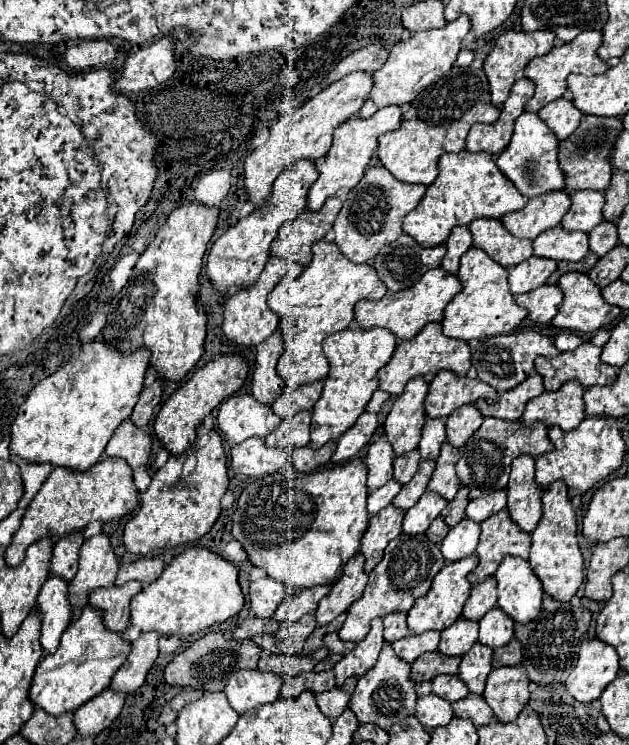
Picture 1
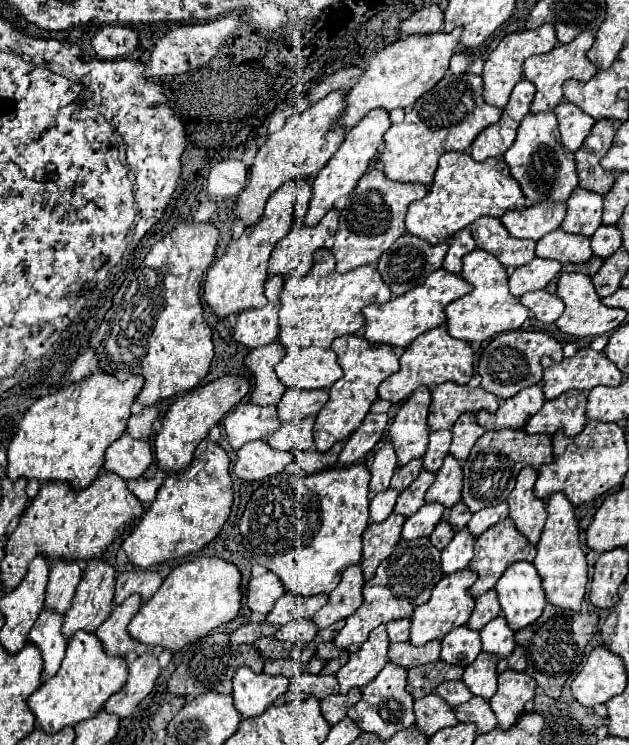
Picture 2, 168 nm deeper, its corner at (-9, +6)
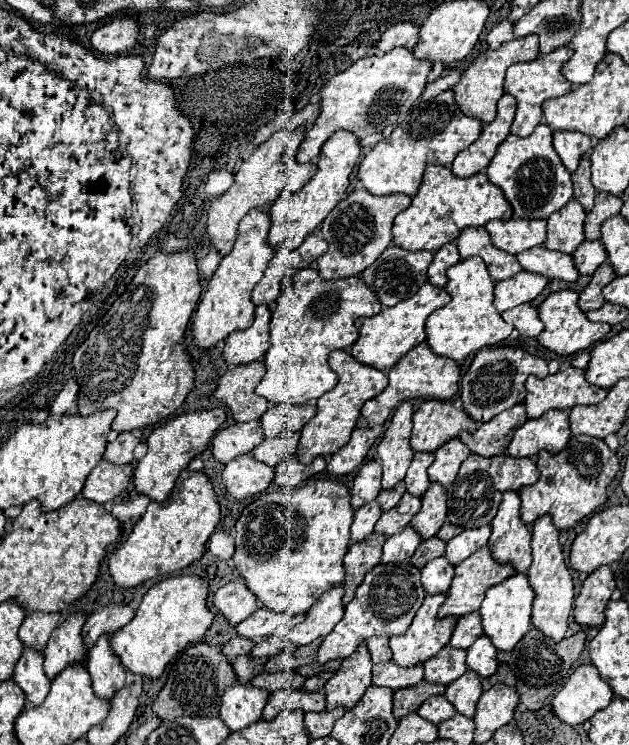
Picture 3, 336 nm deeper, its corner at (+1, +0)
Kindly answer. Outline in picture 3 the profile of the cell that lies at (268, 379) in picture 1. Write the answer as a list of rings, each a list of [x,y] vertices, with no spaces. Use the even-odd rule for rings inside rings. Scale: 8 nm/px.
[[[248,362],[230,366],[226,374],[220,378],[218,388],[214,390],[214,398],[224,402],[236,422],[260,420],[268,408],[268,400],[260,398],[254,388],[264,378],[266,366],[264,362]]]

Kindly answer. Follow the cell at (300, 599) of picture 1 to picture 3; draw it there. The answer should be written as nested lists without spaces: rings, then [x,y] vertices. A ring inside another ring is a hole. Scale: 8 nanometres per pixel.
[[[266,606],[258,608],[250,618],[246,618],[244,622],[240,622],[236,626],[236,632],[240,636],[246,638],[258,638],[258,636],[270,636],[278,626],[294,626],[298,622],[302,622],[306,616],[298,614],[298,616],[288,616],[288,614],[278,614],[268,610]]]

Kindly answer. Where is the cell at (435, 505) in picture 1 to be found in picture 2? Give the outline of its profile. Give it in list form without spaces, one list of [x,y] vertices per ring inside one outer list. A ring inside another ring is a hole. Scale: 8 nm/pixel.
[[[424,504],[416,514],[406,518],[404,528],[402,528],[402,538],[404,540],[416,540],[422,536],[430,536],[436,524],[440,522],[444,514],[444,508],[440,504]]]

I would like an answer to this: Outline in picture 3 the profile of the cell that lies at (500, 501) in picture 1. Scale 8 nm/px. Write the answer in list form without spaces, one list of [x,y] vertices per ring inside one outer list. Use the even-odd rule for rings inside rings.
[[[490,526],[468,528],[446,544],[446,558],[452,564],[458,564],[458,562],[466,560],[470,554],[474,554],[480,546],[484,546],[488,542],[488,538],[490,538]]]

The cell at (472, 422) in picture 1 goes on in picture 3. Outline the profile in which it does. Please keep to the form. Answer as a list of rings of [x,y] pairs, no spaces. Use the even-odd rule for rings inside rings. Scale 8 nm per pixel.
[[[452,438],[446,442],[446,446],[440,446],[436,450],[436,460],[432,462],[428,476],[432,482],[440,482],[442,486],[448,486],[454,482],[460,464],[470,454],[468,446],[460,438]]]

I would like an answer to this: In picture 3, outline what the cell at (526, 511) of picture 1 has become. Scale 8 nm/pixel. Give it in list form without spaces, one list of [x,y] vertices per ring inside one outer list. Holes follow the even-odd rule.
[[[508,490],[492,520],[492,536],[488,542],[492,556],[498,562],[510,562],[516,572],[526,574],[532,562],[530,538],[532,530],[520,518],[520,496],[518,492]]]

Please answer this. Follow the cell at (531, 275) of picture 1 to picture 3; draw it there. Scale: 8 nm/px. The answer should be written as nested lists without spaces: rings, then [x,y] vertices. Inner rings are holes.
[[[518,272],[518,276],[506,278],[496,284],[494,290],[494,306],[498,312],[504,312],[508,308],[514,308],[524,302],[532,302],[548,284],[550,280],[536,272]]]

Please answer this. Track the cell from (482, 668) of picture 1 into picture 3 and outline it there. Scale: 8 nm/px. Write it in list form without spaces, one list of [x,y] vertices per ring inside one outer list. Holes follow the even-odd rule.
[[[468,670],[466,674],[462,674],[458,680],[448,684],[444,696],[454,704],[454,708],[460,714],[474,716],[476,704],[478,704],[480,696],[482,696],[482,686],[480,686],[478,672]]]

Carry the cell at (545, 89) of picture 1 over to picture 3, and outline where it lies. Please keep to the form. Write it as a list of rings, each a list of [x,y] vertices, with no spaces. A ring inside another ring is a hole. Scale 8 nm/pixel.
[[[562,46],[550,54],[540,54],[536,60],[530,62],[518,62],[512,64],[506,72],[506,80],[504,80],[504,88],[508,94],[512,94],[518,100],[518,110],[516,110],[516,118],[512,124],[512,134],[516,136],[528,136],[536,124],[542,122],[544,112],[542,112],[542,102],[554,96],[564,96],[572,90],[572,84],[562,78],[562,66],[564,62],[574,54],[574,50],[570,46]]]

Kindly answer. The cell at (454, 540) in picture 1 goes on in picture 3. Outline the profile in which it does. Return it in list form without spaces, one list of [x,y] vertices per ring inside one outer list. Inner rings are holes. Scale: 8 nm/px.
[[[446,556],[434,558],[422,568],[420,578],[422,578],[422,586],[426,588],[426,594],[448,592],[454,578],[454,566],[448,562]]]

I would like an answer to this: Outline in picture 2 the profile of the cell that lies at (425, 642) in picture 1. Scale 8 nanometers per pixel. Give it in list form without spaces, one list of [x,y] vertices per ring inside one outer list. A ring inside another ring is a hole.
[[[432,640],[424,646],[412,646],[410,642],[390,644],[388,658],[392,664],[398,664],[406,670],[414,668],[414,666],[424,666],[424,664],[436,662],[440,658],[440,642]]]

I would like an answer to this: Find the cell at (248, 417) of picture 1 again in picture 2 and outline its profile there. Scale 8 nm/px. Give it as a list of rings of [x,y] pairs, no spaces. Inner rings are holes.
[[[252,402],[238,404],[226,418],[224,430],[234,450],[240,450],[246,442],[266,440],[282,426],[276,414],[276,406],[256,406]]]

